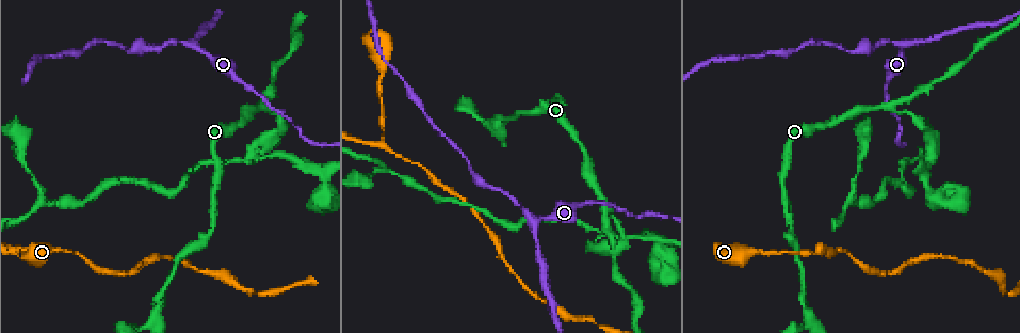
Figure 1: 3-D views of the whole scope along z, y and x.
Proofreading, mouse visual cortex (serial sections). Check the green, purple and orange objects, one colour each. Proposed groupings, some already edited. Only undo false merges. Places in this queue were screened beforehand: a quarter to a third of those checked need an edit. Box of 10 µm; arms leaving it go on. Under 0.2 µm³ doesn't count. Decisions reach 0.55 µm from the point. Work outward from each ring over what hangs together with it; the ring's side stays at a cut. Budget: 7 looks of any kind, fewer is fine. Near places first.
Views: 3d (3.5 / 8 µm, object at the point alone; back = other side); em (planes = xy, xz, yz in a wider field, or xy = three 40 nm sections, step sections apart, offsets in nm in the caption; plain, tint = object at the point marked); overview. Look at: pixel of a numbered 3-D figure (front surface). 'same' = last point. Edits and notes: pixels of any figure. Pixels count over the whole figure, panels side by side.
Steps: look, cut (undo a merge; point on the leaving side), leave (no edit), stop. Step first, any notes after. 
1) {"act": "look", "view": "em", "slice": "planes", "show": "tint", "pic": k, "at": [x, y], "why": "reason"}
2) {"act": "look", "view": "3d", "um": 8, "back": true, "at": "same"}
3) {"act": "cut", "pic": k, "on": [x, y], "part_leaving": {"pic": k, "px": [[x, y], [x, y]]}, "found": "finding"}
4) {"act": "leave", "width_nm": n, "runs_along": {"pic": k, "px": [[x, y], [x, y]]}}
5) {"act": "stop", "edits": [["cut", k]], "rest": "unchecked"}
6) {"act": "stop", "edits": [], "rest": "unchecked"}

{"act": "look", "view": "3d", "um": 3.5, "back": true, "pic": 1, "at": [496, 124], "why": "branch point"}

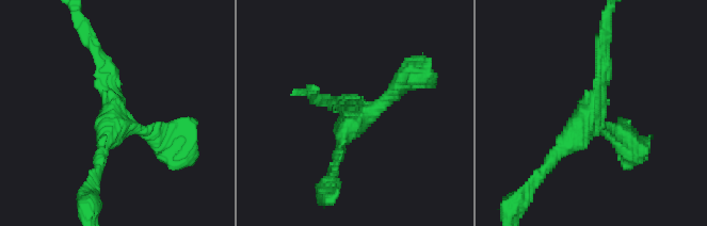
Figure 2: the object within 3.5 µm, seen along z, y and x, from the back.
{"act": "look", "view": "em", "slice": "planes", "show": "tint", "pic": 2, "at": [589, 110], "arms": 3, "arm_widths_nm": [150, 200, 200], "why": "need the tissue"}

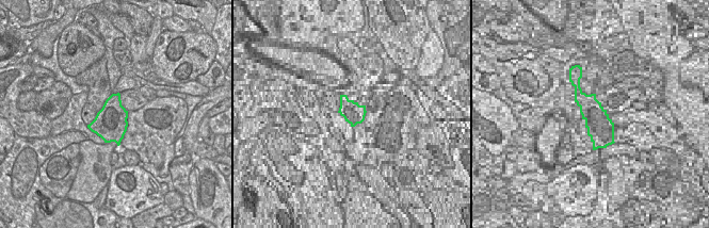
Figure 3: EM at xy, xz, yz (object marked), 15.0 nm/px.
{"act": "leave", "runs_along": {"pic": 2, "px": [[97, 49], [113, 112], [162, 144]]}, "found": "all the same cell"}

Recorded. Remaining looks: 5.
{"act": "look", "view": "3d", "um": 8, "pic": 1, "at": [602, 233], "why": "three arms meet"}

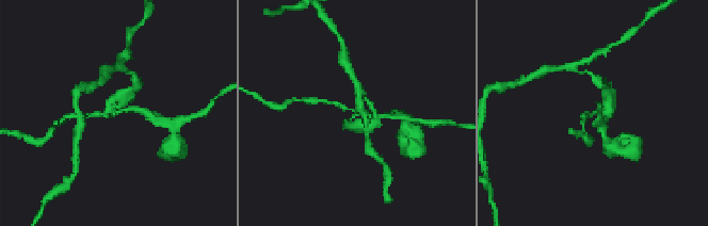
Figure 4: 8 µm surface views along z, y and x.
{"act": "look", "view": "em", "slice": "xy", "step": 2, "show": "tint", "at": "same"}

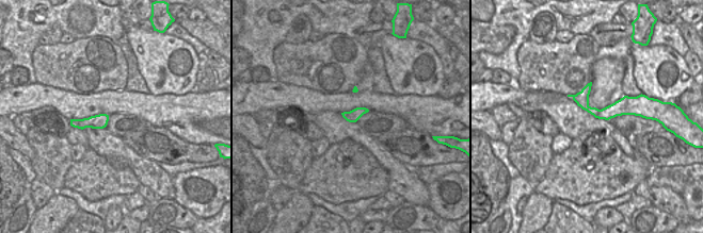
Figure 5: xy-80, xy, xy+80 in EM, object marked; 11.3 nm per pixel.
{"act": "cut", "pic": 4, "on": [131, 109], "width_nm": 140, "part_leaving": {"pic": 4, "px": [[113, 107], [143, 110], [156, 118]]}, "found": "two cells meet here"}

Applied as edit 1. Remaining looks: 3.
{"act": "look", "view": "overview", "why": "redraw"}

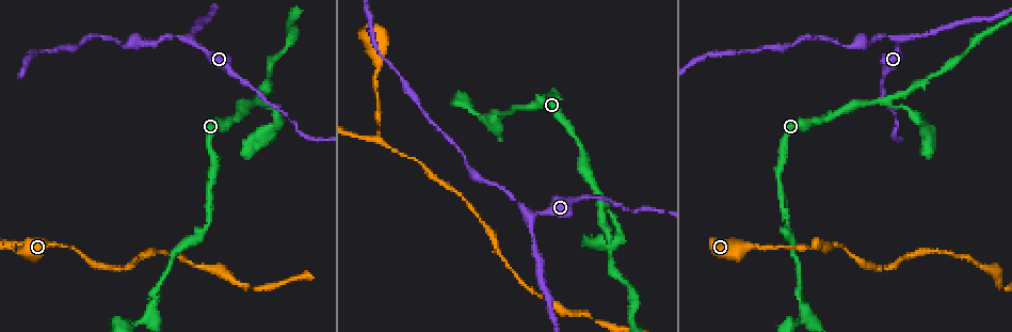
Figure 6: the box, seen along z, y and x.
{"act": "look", "view": "3d", "um": 3.5, "pic": 6, "at": [904, 39], "why": "sharp bend"}

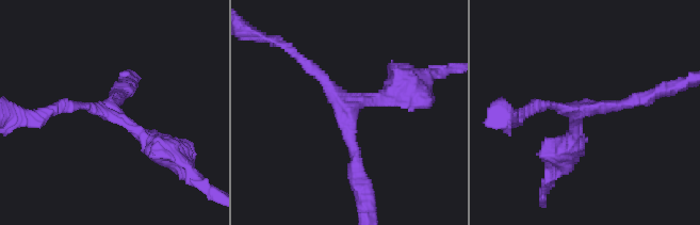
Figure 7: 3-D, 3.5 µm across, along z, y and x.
{"act": "look", "view": "em", "slice": "xy", "step": 3, "show": "tint", "pic": 7, "at": [585, 108], "arms": 3, "arm_widths_nm": [150, 200, 250]}

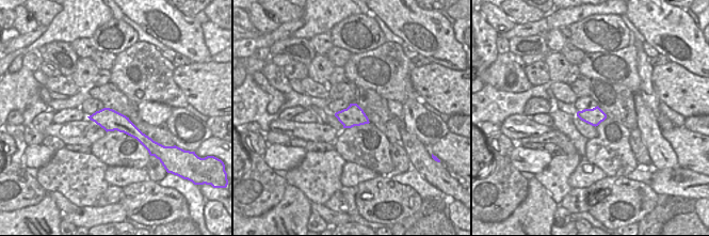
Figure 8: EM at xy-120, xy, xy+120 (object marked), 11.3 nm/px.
{"act": "leave", "width_nm": 240, "runs_along": {"pic": 7, "px": [[565, 149], [586, 107], [654, 94]]}, "found": "continuous, no second cell"}

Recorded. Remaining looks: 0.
{"act": "stop", "edits": [["cut", 4]], "rest": "unchecked"}

